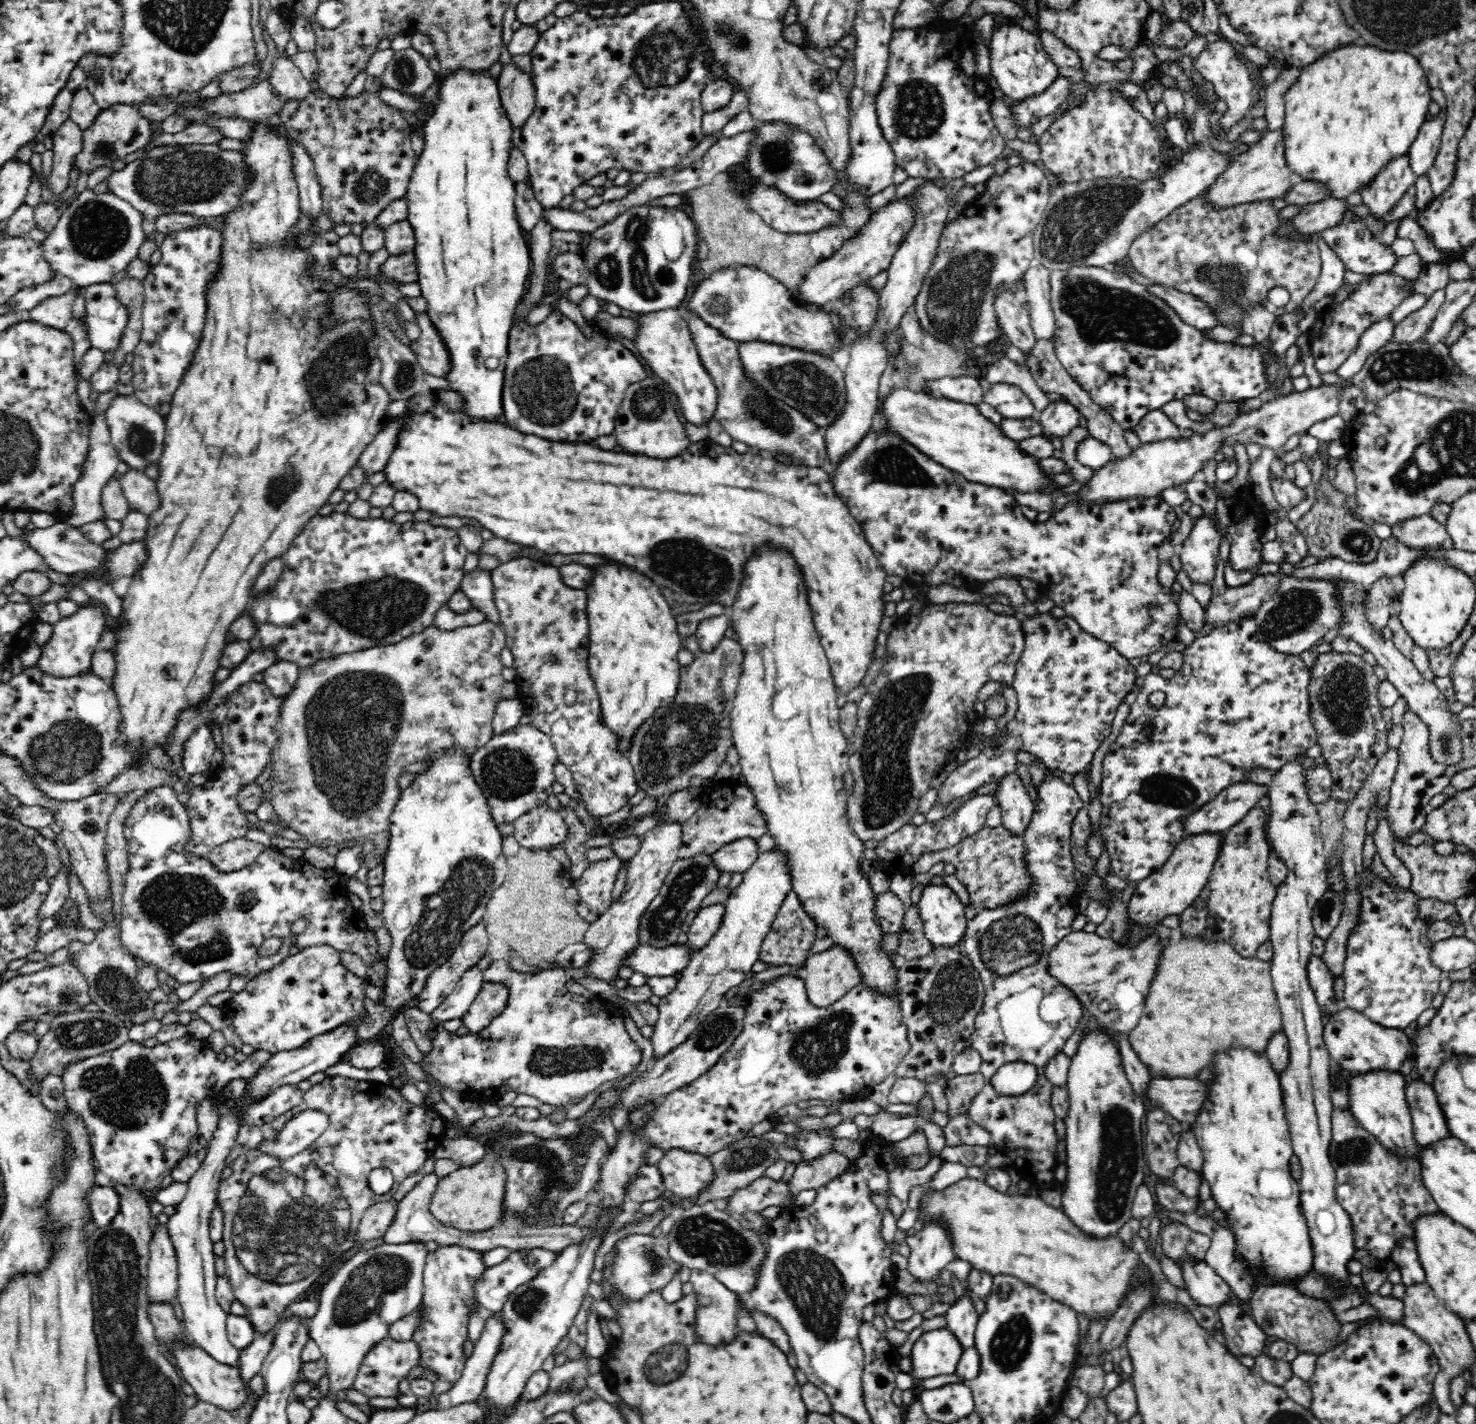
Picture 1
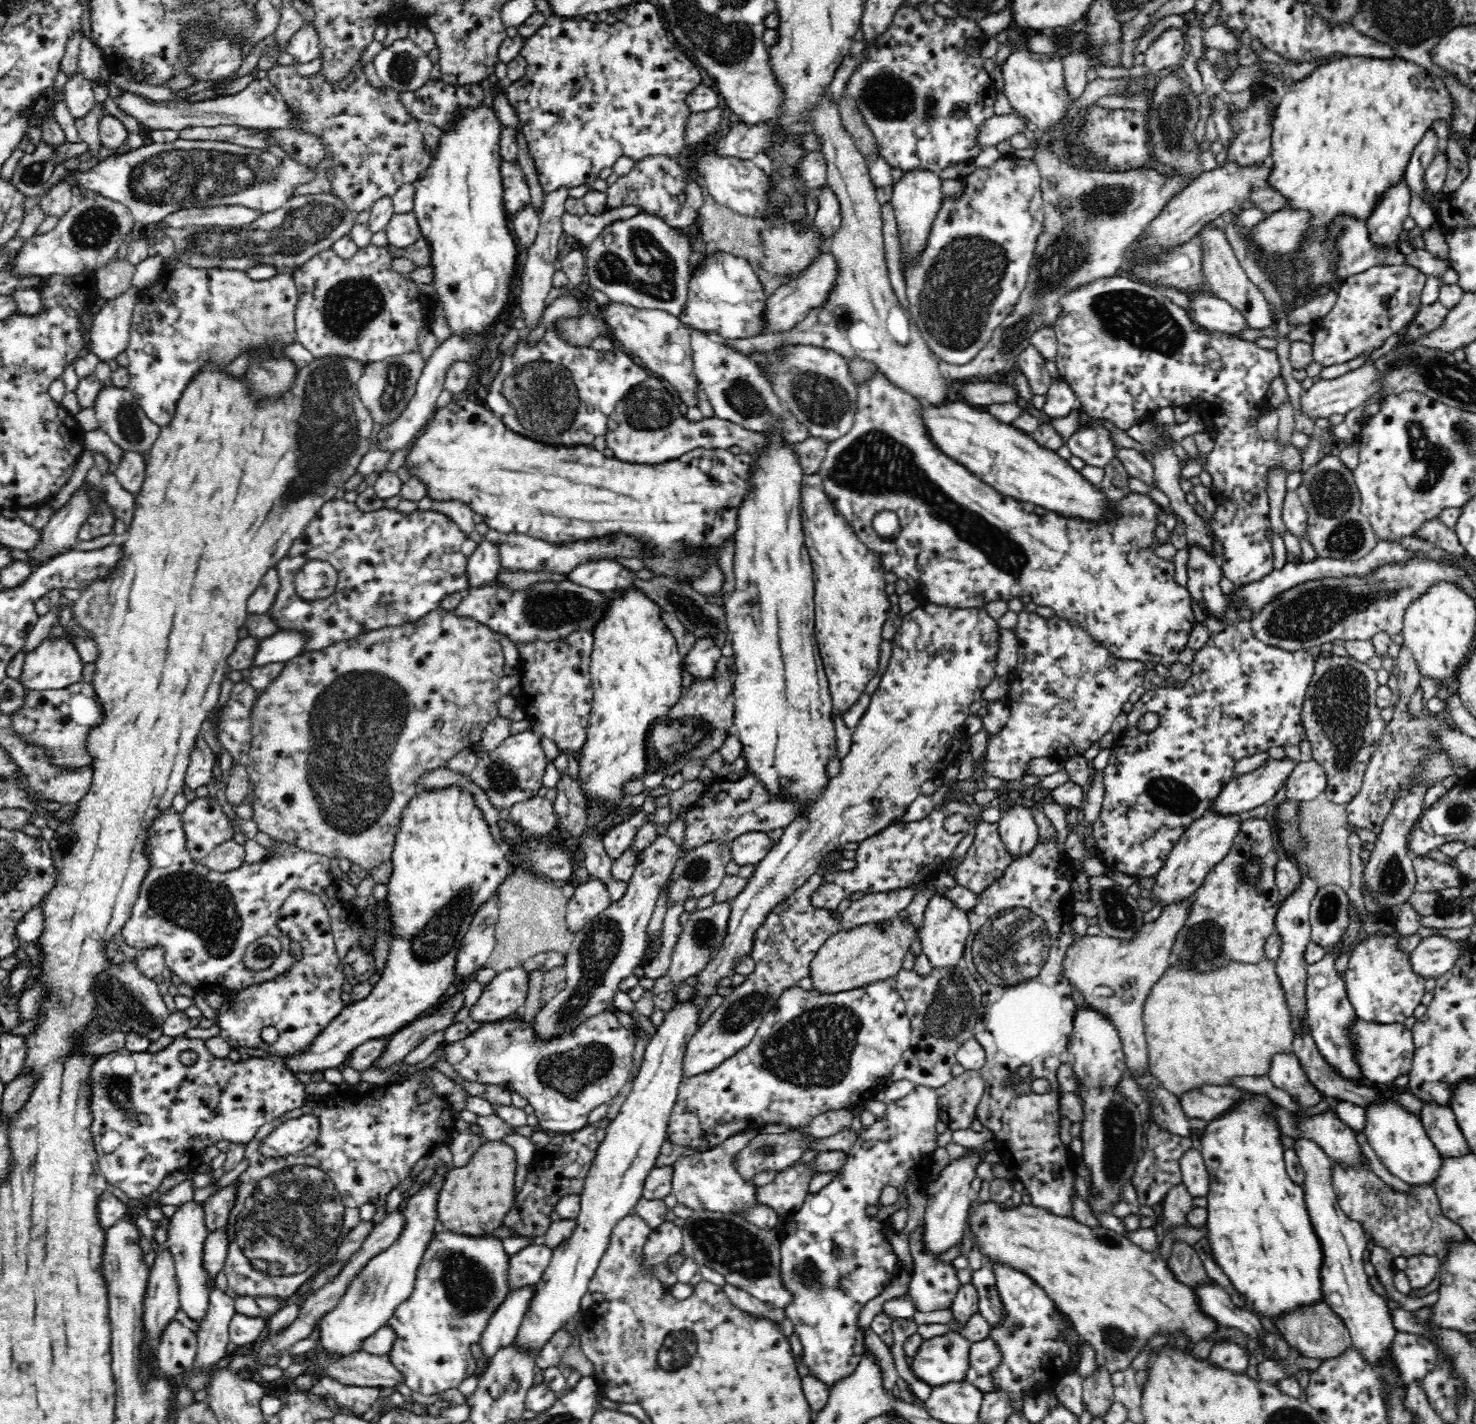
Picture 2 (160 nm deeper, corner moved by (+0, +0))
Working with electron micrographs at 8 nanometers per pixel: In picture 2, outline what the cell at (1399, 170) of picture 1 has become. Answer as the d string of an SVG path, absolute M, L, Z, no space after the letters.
M1402 179L1397 187L1380 199L1376 210L1366 220L1370 241L1382 249L1387 249L1399 239L1404 228L1404 220L1409 216L1410 191Z

